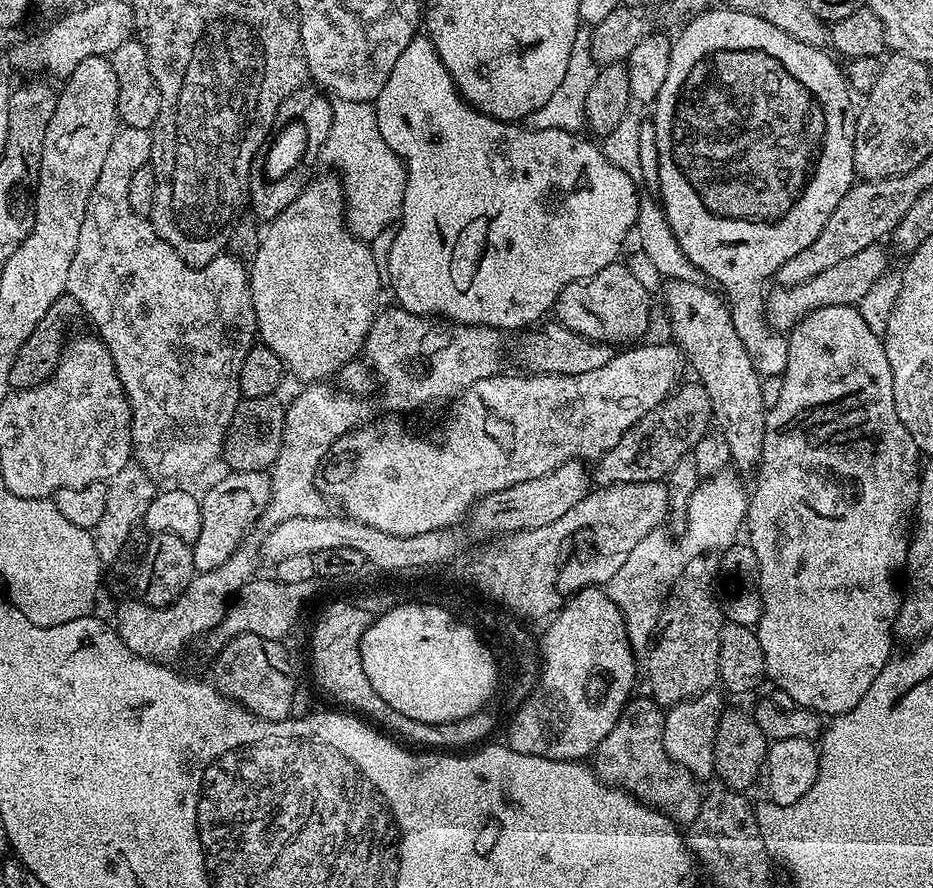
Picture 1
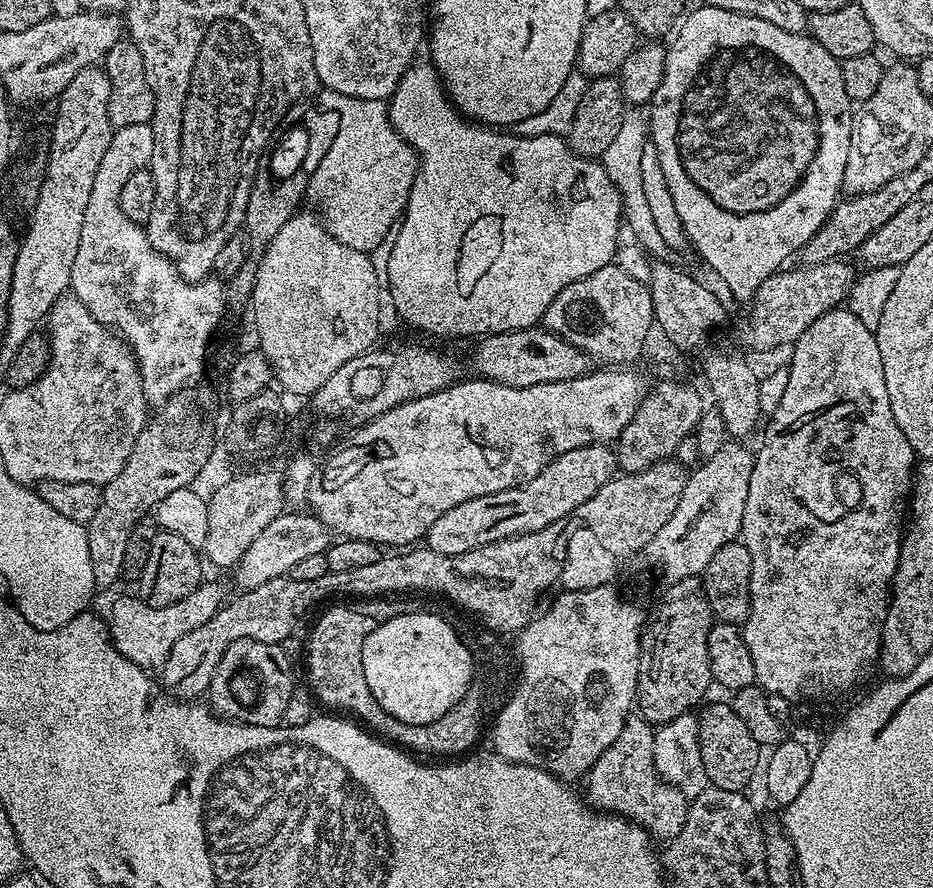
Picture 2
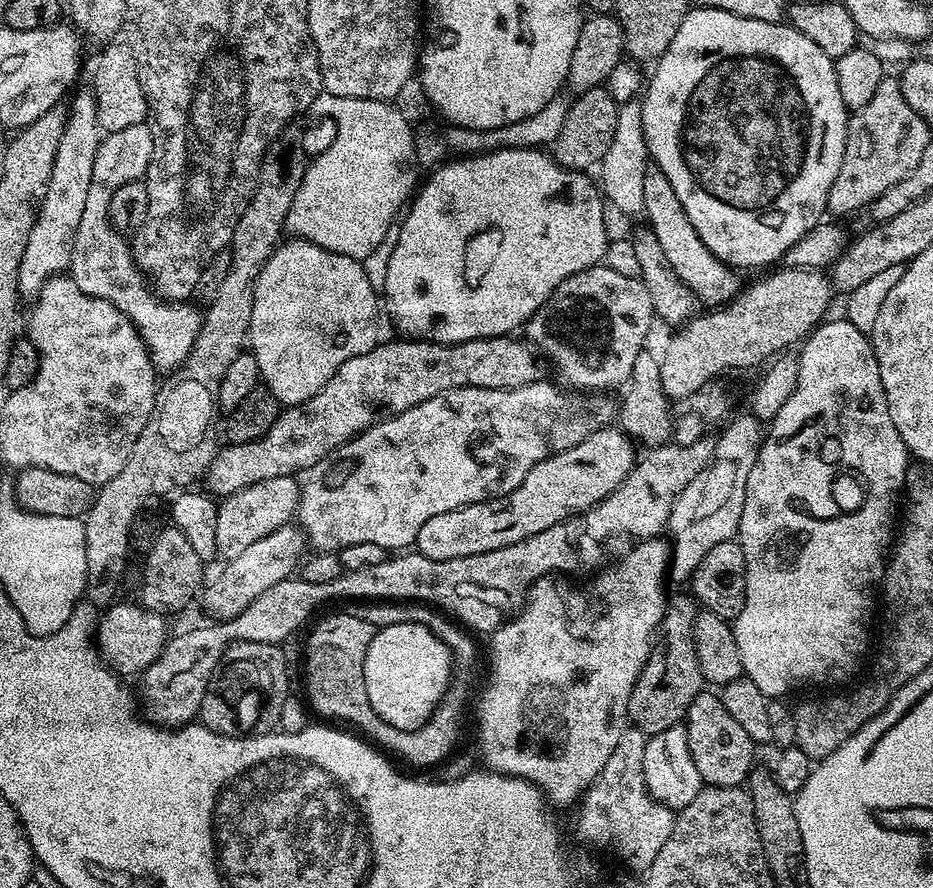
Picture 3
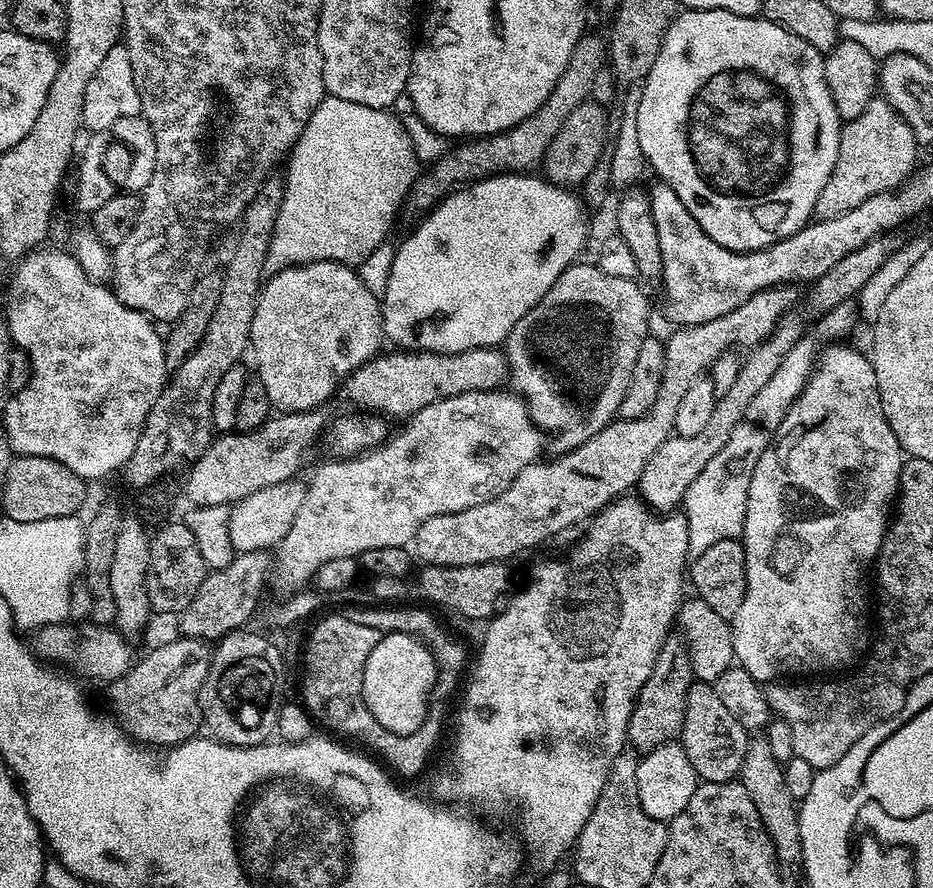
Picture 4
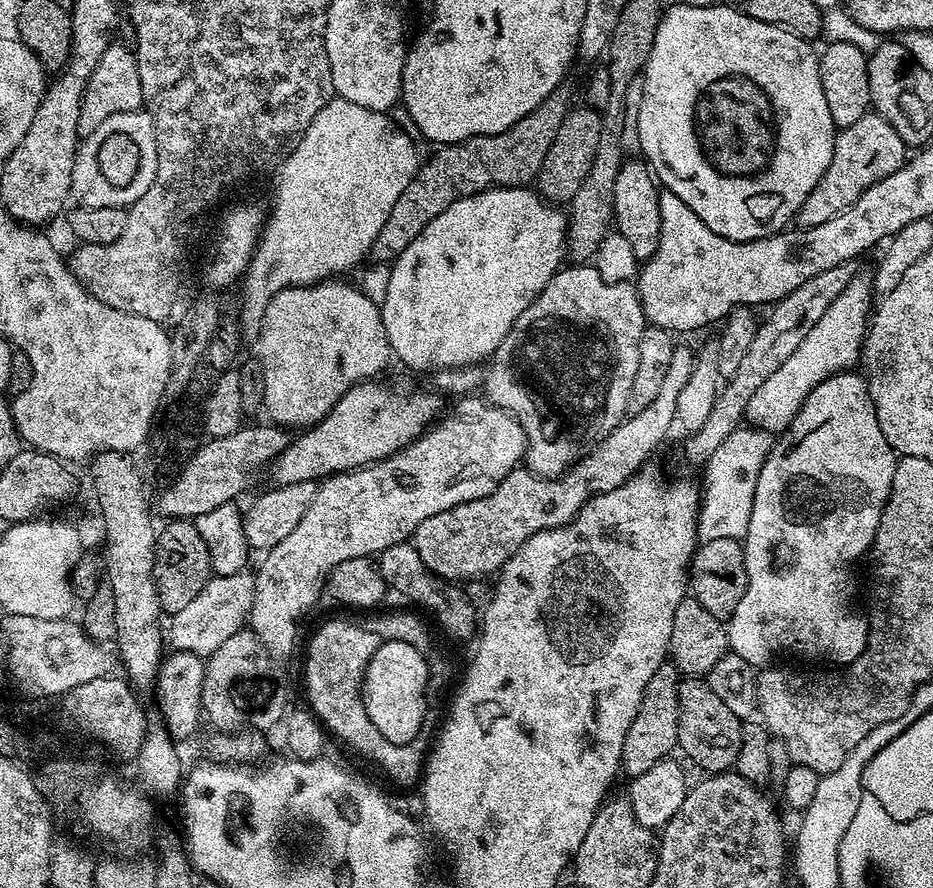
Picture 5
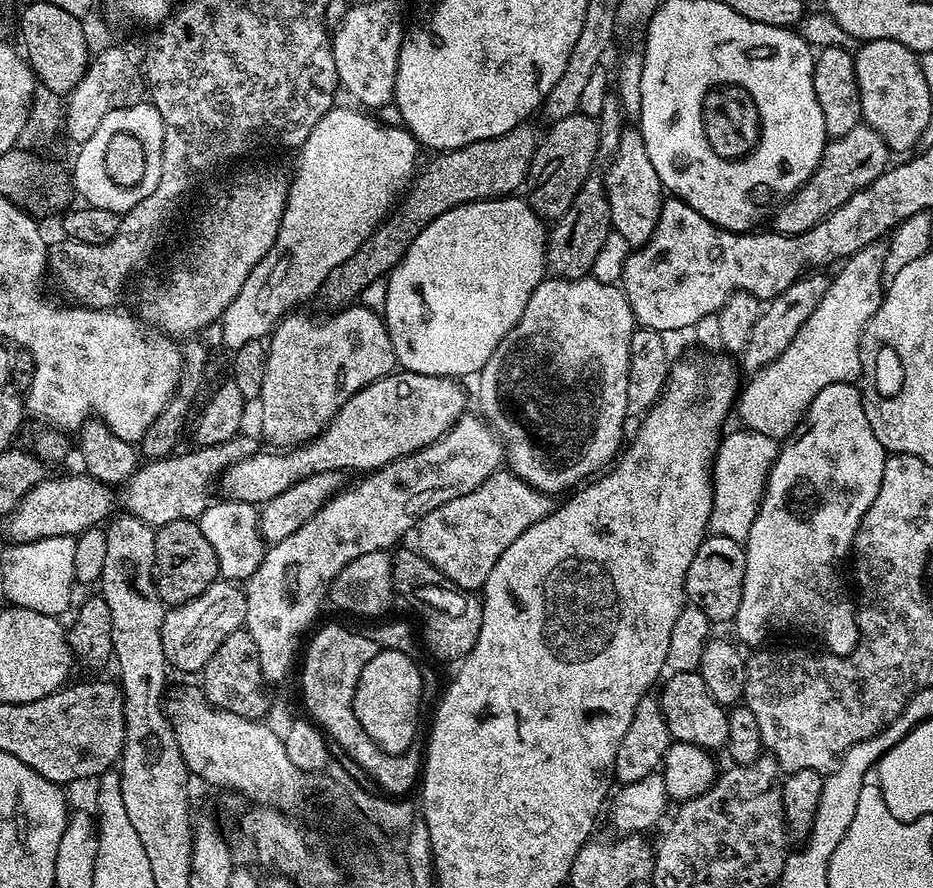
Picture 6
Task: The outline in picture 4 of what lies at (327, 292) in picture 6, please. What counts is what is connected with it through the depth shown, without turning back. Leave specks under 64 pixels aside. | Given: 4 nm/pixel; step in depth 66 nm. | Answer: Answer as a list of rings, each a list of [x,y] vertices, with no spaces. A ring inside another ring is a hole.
[[[581,36],[574,46],[574,54],[570,54],[570,62],[566,62],[566,70],[562,70],[562,78],[554,82],[554,90],[550,90],[550,98],[538,106],[530,118],[515,124],[504,132],[493,136],[482,136],[460,142],[457,146],[449,147],[444,155],[436,159],[436,163],[427,170],[421,171],[416,177],[415,184],[408,192],[406,208],[419,214],[427,214],[448,195],[449,192],[467,186],[474,180],[484,180],[488,176],[499,176],[501,172],[531,173],[544,163],[544,155],[554,142],[554,134],[562,130],[562,122],[570,118],[570,113],[582,106],[591,97],[594,82],[599,72],[606,67],[608,46],[605,37]]]

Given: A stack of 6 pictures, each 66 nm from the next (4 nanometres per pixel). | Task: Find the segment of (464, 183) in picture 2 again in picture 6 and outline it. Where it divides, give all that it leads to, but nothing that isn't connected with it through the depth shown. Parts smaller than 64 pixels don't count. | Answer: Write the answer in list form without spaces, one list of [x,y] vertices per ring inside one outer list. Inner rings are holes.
[[[519,195],[497,196],[494,200],[475,200],[469,204],[459,204],[446,214],[434,218],[414,242],[410,242],[410,250],[398,262],[398,266],[388,273],[386,279],[388,289],[386,290],[386,306],[382,313],[384,325],[388,328],[390,342],[394,346],[397,365],[405,372],[417,372],[418,374],[430,374],[431,376],[451,376],[453,378],[475,377],[490,362],[490,354],[498,350],[498,342],[514,330],[514,326],[522,318],[522,310],[526,310],[526,302],[530,302],[530,294],[538,285],[546,279],[546,261],[548,258],[548,232],[545,221],[540,215],[528,205],[527,199]]]

